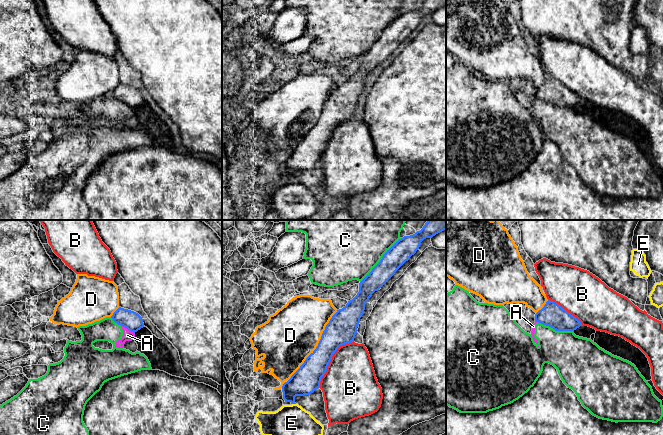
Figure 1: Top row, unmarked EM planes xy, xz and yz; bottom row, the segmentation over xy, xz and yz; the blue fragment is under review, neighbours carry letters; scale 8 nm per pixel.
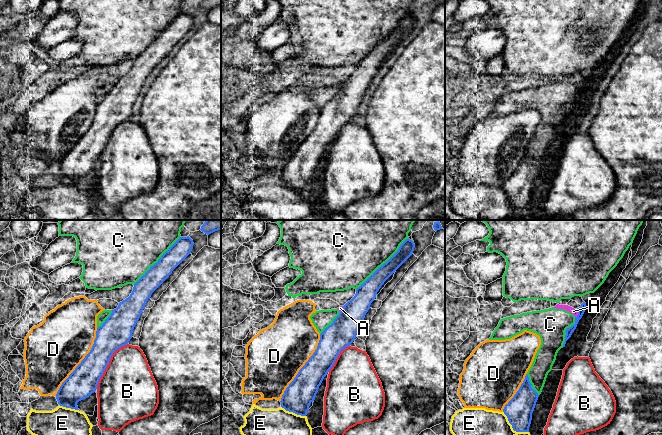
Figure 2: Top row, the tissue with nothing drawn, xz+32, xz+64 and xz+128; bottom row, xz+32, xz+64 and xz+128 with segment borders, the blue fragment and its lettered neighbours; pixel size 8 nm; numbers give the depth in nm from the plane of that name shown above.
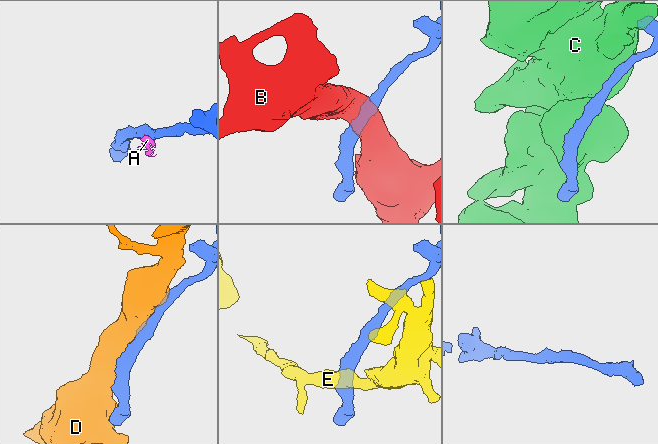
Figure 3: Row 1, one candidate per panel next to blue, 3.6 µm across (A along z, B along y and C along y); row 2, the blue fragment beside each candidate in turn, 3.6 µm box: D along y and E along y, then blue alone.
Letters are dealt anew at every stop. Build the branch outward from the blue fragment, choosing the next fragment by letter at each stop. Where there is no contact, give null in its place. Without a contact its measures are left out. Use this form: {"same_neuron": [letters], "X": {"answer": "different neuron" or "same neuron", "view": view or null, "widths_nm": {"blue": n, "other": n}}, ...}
{"same_neuron": [], "A": {"answer": "different neuron", "view": "xy", "widths_nm": {"blue": 150, "other": 80}}, "B": {"answer": "different neuron", "view": "xz", "widths_nm": {"blue": 220, "other": 440}}, "C": {"answer": "different neuron", "view": "xz", "widths_nm": {"blue": 170, "other": 500}}, "D": {"answer": "different neuron", "view": "xz", "widths_nm": {"blue": 240, "other": 440}}, "E": {"answer": "different neuron", "view": "xz", "widths_nm": {"blue": 220, "other": 240}}}

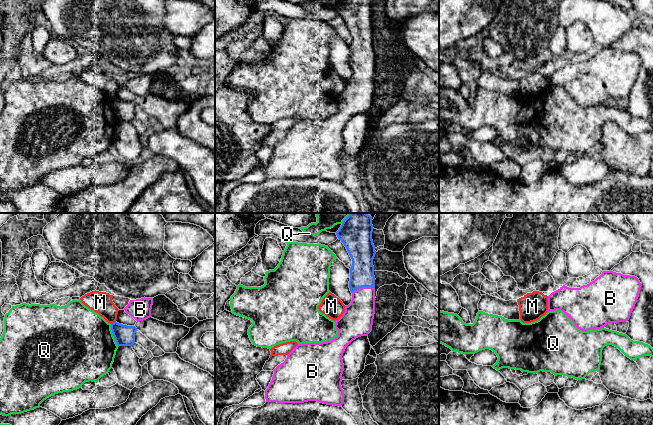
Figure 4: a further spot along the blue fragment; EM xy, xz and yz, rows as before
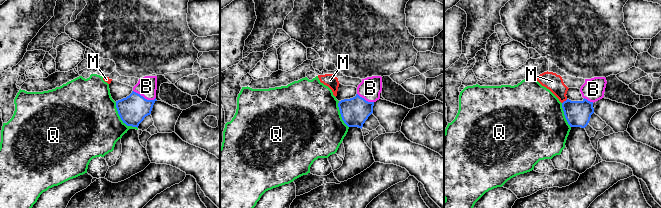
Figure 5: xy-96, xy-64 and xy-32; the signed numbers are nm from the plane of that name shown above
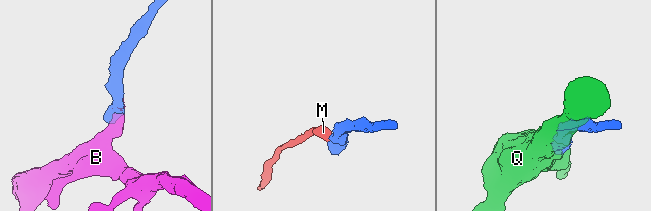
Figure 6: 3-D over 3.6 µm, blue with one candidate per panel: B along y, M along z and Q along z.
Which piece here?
{"same_neuron": ["B"], "B": {"answer": "same neuron", "view": "xz", "widths_nm": {"blue": 190, "other": 240}}, "M": {"answer": "different neuron", "view": "xy", "widths_nm": {"blue": 170, "other": 180}}, "Q": {"answer": "different neuron", "view": "xy", "widths_nm": {"blue": 170, "other": 500}}}

